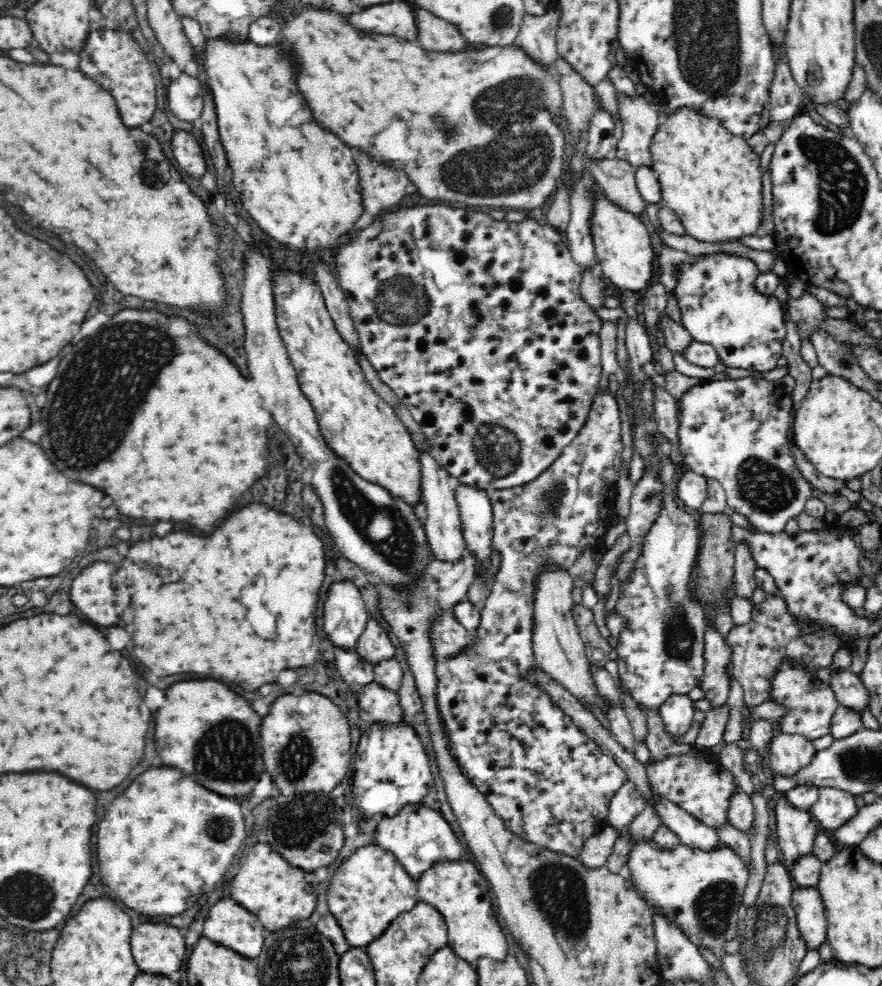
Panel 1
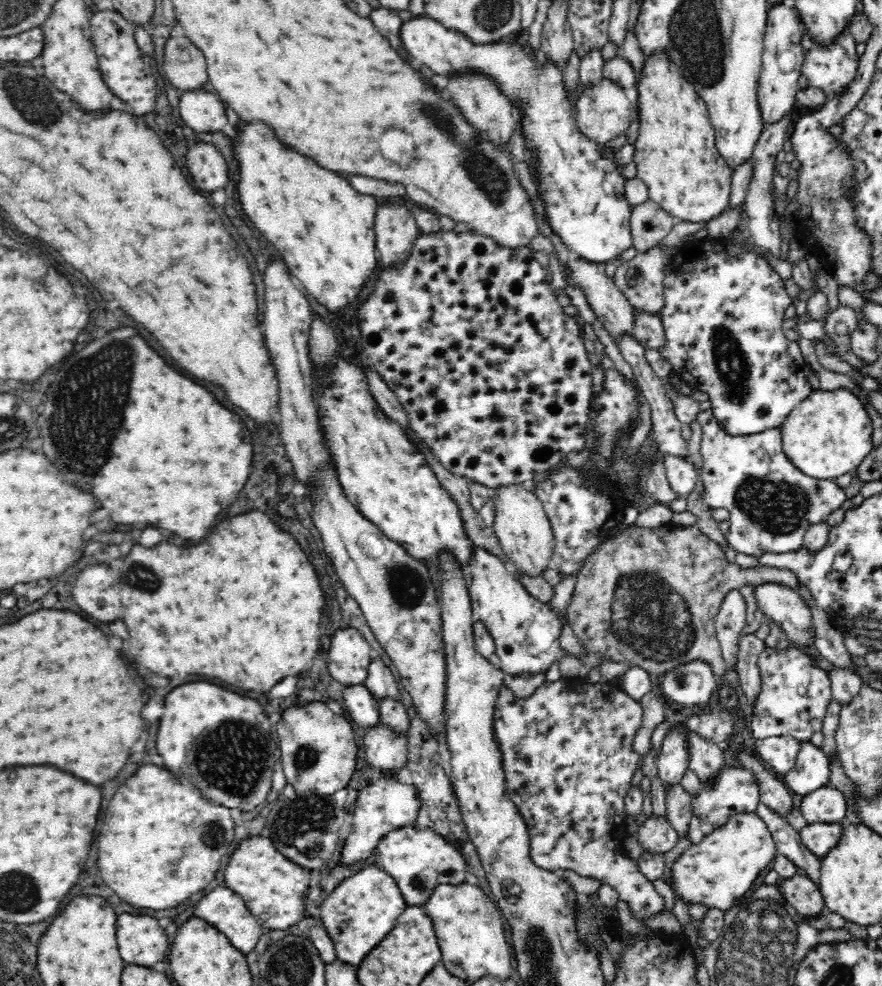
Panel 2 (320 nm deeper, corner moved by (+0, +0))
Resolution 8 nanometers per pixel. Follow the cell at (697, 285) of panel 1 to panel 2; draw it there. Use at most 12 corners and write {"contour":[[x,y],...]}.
{"contour":[[729,239],[677,247],[656,348],[720,430],[778,428],[814,391],[793,303]]}

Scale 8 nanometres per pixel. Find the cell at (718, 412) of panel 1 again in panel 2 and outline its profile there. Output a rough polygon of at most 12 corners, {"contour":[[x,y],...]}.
{"contour":[[702,428],[704,502],[753,557],[791,553],[846,500],[781,430]]}

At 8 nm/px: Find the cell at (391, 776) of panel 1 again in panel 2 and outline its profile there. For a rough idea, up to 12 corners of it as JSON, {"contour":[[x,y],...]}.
{"contour":[[380,776],[357,794],[338,864],[372,856],[414,825],[416,787]]}

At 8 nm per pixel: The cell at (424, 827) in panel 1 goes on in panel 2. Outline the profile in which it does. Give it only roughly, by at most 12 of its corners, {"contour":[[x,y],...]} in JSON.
{"contour":[[432,829],[392,830],[378,864],[406,906],[438,883],[459,885],[460,850]]}

